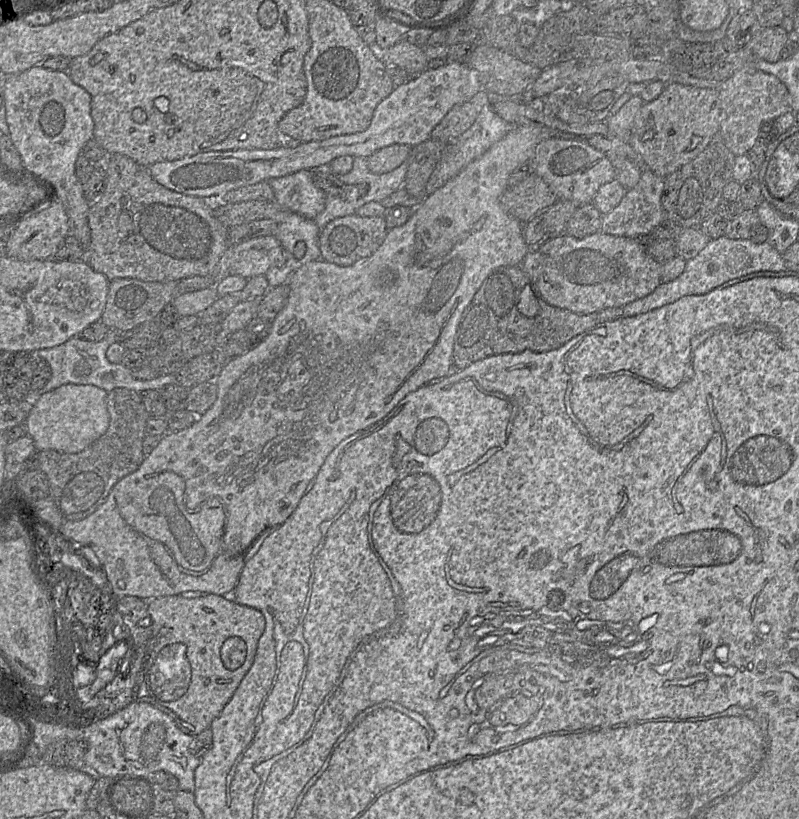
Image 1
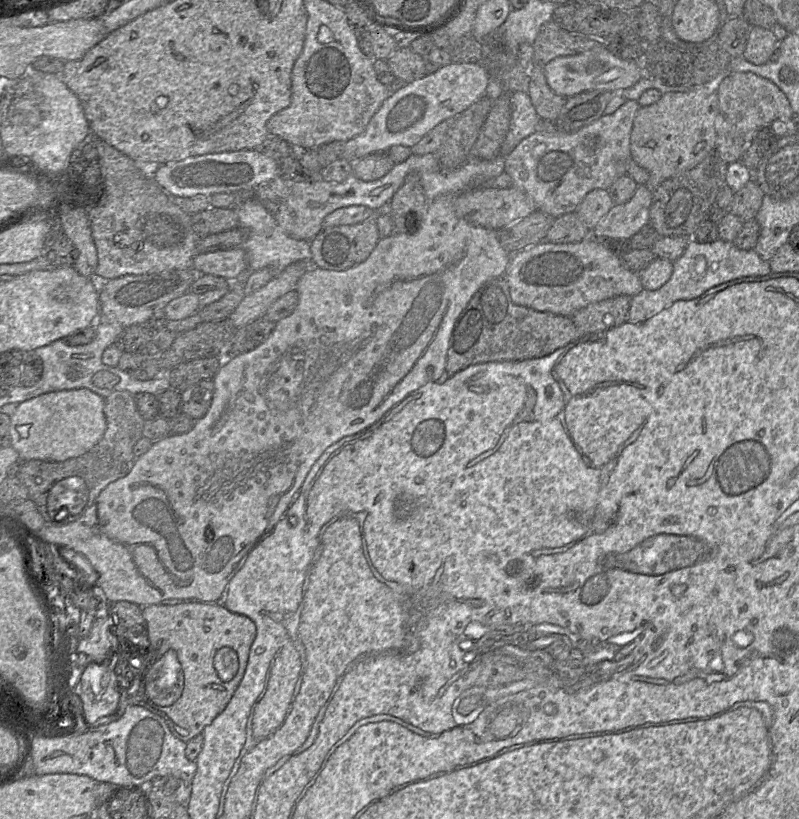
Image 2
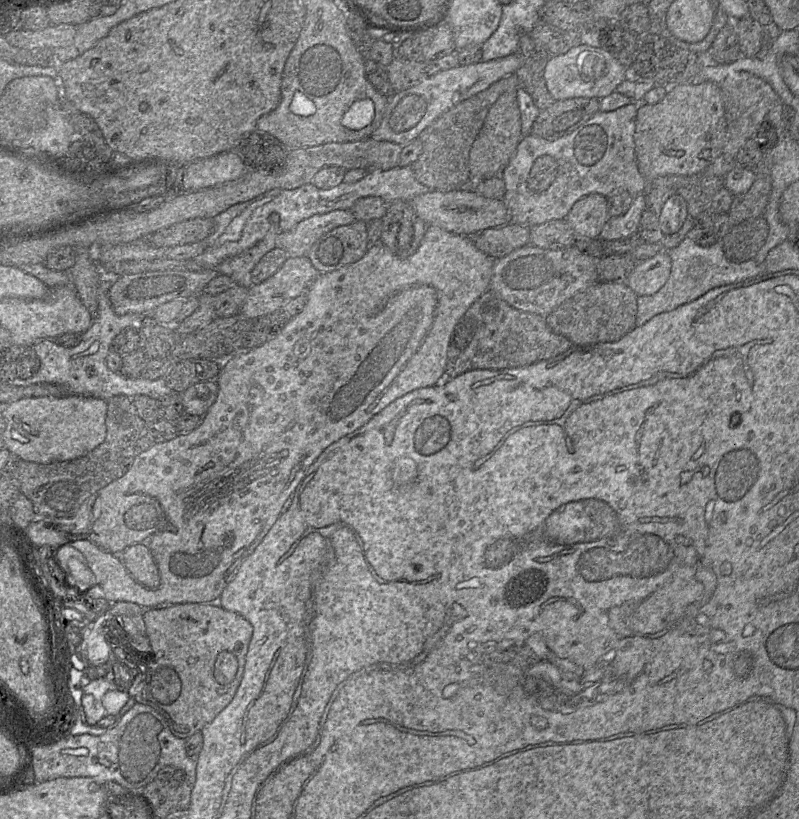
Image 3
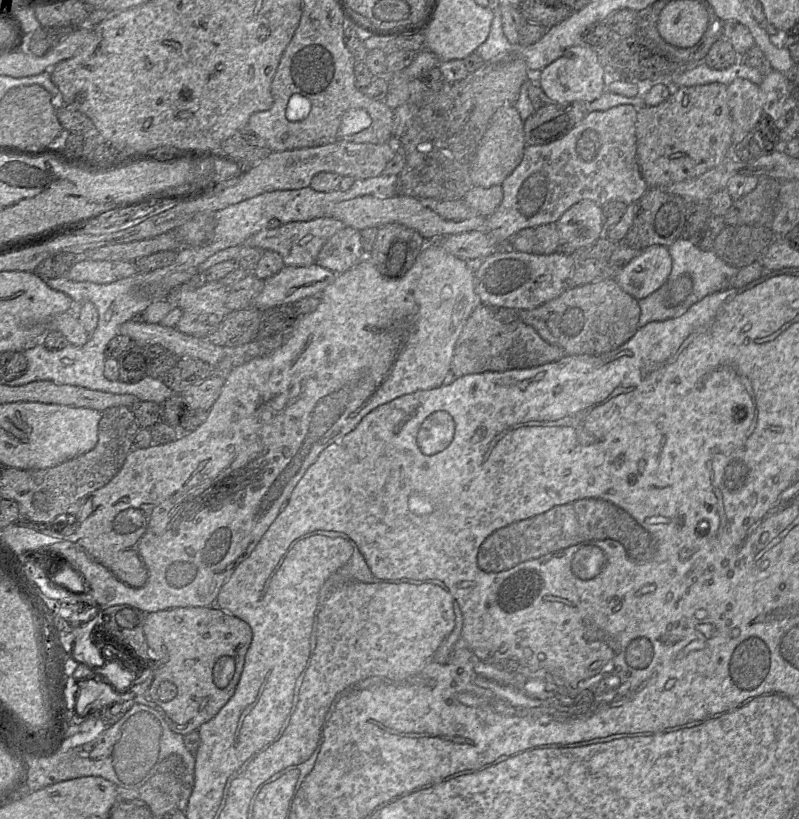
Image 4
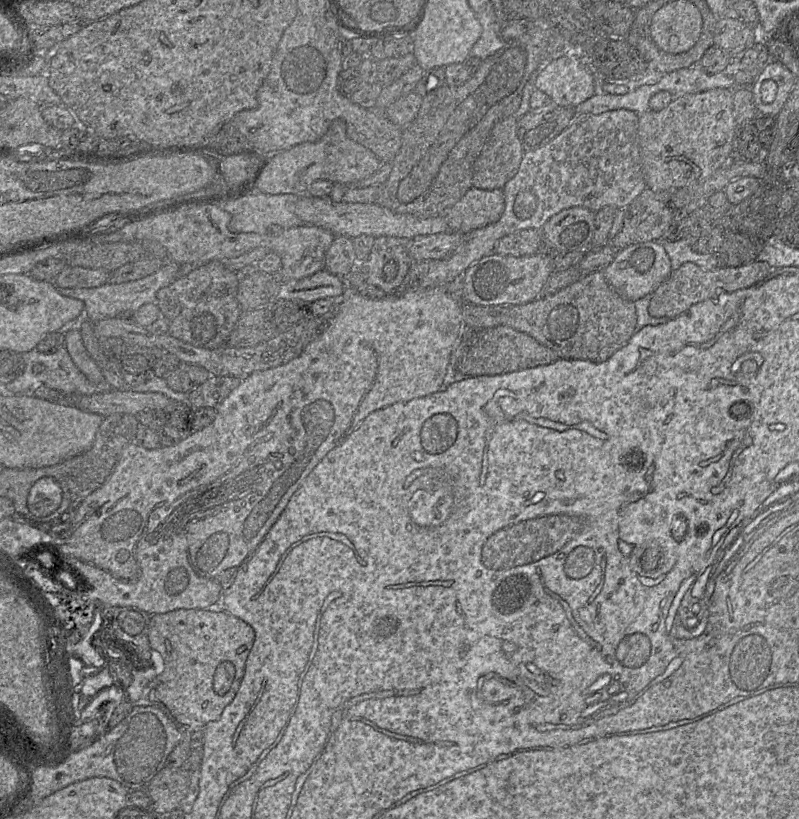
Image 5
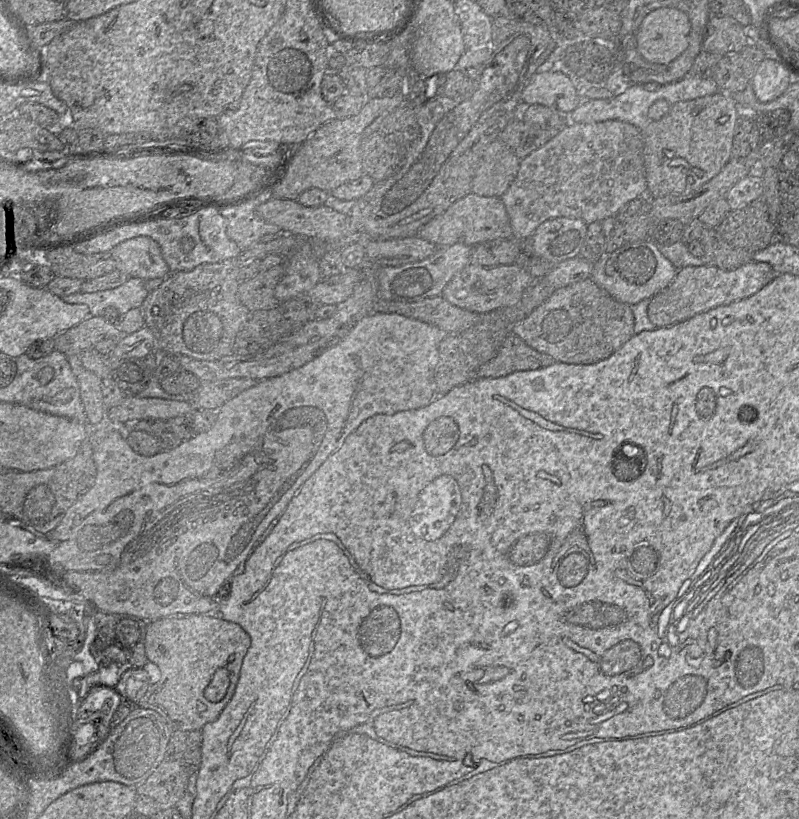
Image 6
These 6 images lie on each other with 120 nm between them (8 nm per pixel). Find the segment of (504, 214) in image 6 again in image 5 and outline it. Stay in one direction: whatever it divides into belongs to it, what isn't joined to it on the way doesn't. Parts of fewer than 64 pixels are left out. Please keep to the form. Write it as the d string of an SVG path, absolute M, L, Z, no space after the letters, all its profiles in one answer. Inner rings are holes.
M472 186L442 215L447 221L449 231L466 235L498 221L504 209L503 189L484 190Z

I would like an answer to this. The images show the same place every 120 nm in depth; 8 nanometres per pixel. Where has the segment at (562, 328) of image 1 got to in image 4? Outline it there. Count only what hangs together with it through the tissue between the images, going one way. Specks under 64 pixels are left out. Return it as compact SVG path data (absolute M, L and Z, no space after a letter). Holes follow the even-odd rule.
M480 302L467 319L454 348L451 373L456 377L485 371L529 368L560 360L566 353L545 341L530 325L524 323L514 308L494 308Z

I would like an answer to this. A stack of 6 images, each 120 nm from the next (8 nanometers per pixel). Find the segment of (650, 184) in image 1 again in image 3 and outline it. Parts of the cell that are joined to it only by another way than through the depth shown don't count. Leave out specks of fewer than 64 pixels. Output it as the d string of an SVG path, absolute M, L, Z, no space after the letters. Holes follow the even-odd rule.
M641 193L634 197L625 214L608 218L599 238L602 241L619 240L637 233L644 208L645 195Z

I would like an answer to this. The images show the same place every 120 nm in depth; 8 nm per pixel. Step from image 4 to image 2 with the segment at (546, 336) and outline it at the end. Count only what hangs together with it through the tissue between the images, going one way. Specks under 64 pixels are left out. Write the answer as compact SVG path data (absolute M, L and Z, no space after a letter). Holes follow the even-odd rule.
M619 295L591 303L569 316L582 334L605 331L628 321L631 297Z

